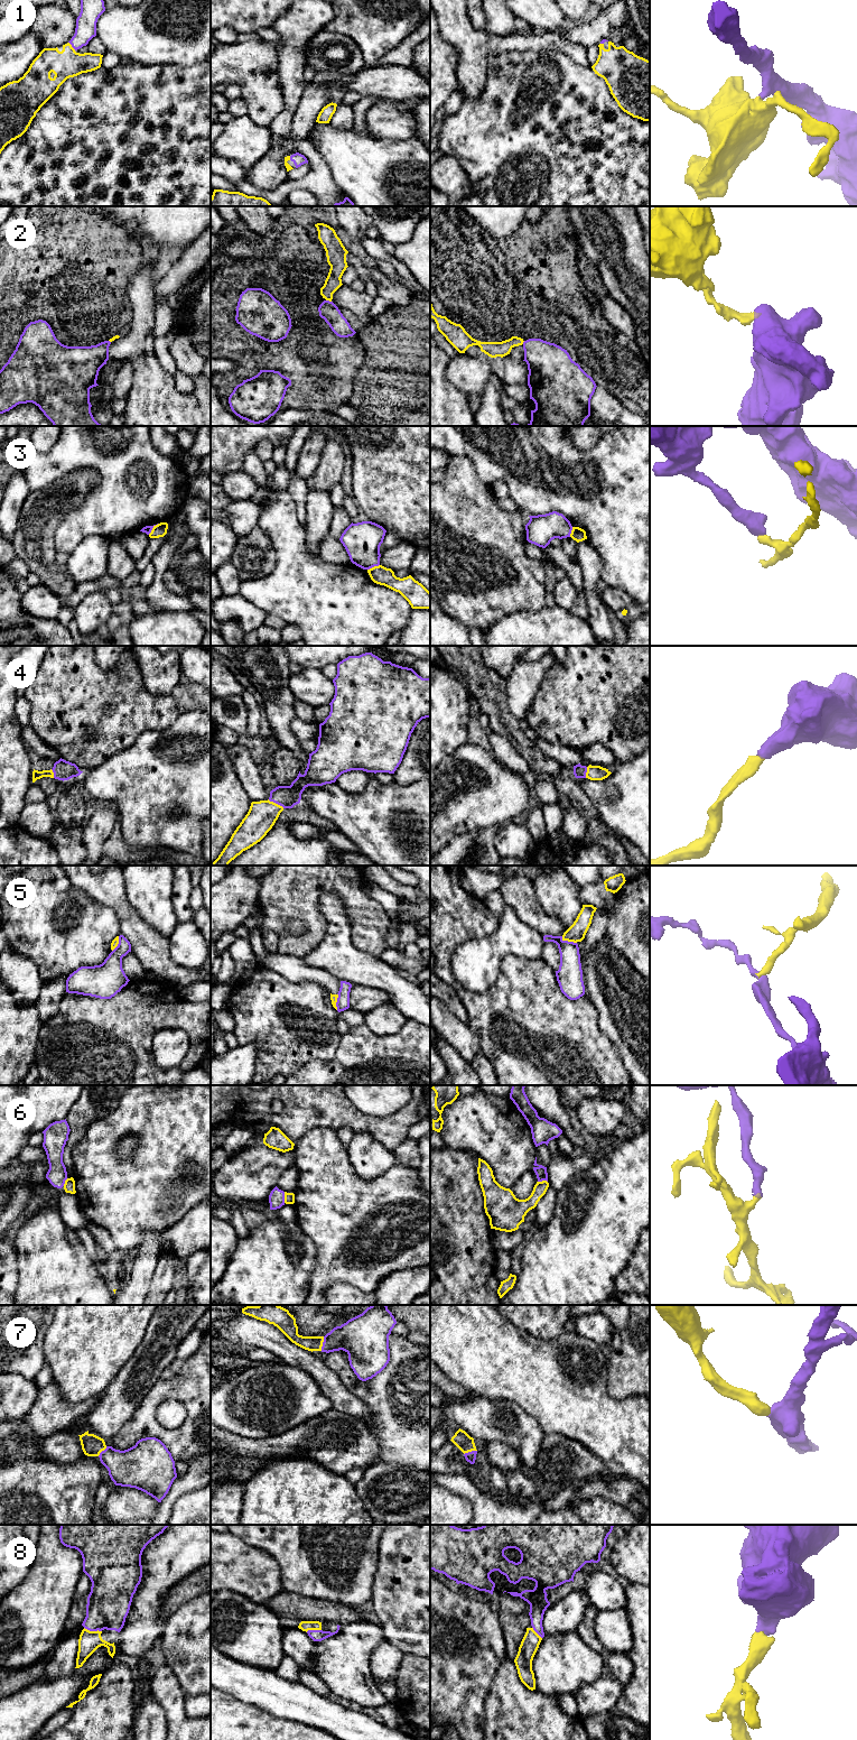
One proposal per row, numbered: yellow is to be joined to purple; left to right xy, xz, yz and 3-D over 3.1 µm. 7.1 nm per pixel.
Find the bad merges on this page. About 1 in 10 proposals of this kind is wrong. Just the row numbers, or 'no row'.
2, 3, 5, 6

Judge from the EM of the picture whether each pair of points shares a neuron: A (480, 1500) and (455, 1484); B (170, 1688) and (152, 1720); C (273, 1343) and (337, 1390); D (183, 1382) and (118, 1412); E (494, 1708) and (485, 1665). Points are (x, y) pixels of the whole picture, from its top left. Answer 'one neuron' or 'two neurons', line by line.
A: one neuron
B: two neurons
C: one neuron
D: two neurons
E: two neurons

